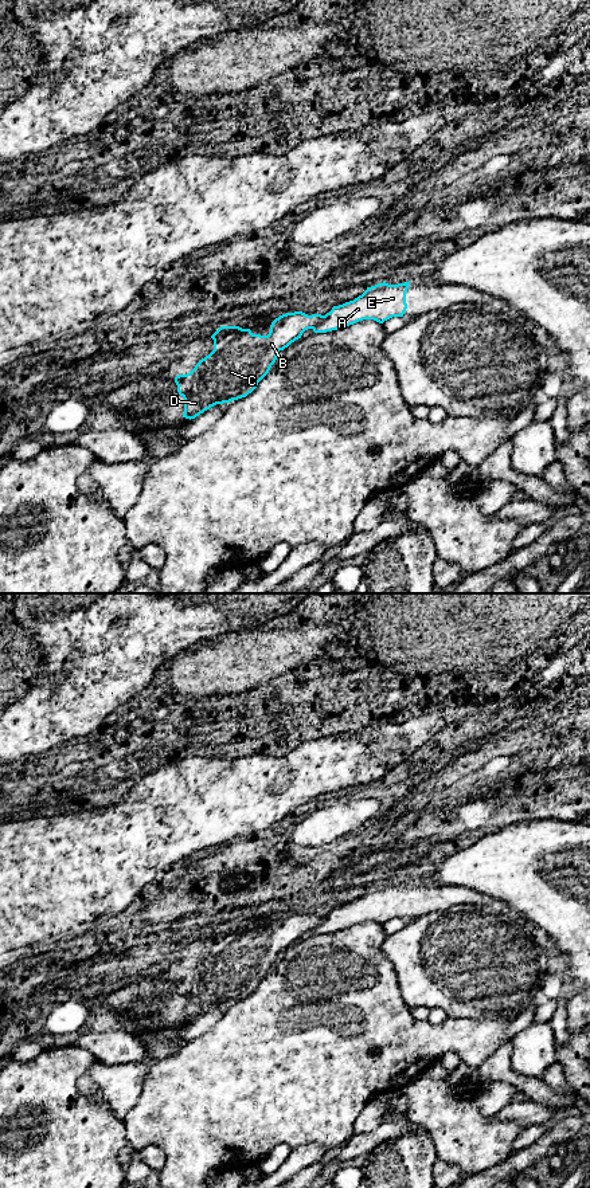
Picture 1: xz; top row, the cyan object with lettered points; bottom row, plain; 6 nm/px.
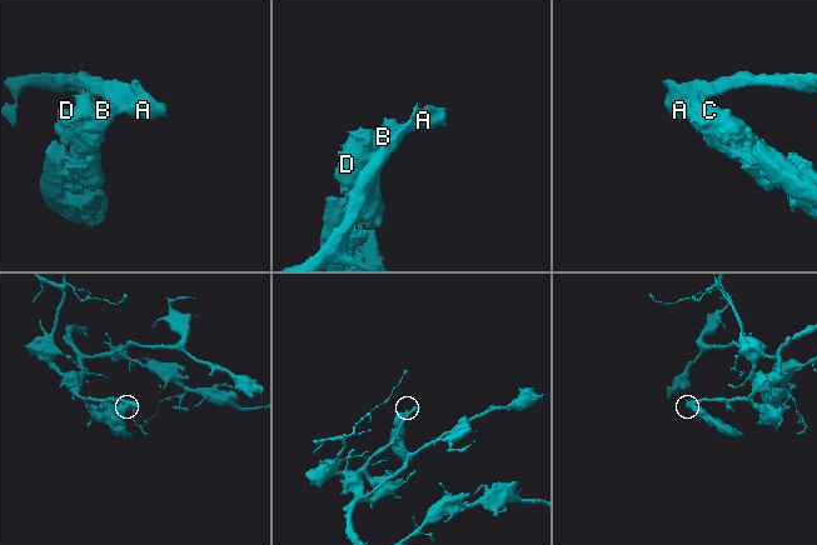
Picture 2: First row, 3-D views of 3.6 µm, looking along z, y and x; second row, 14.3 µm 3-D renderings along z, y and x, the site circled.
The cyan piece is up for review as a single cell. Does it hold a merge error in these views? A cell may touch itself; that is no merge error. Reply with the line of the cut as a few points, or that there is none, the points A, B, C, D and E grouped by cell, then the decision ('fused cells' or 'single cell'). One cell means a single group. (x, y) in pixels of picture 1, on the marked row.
xz (324, 316), (311, 328) | A E / B C D | fused cells

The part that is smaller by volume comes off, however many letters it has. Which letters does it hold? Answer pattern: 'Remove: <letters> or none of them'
Remove: B, C, D

